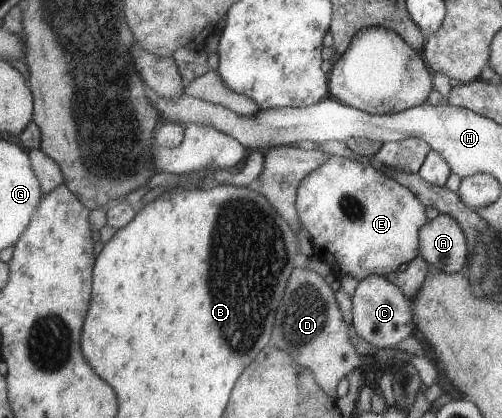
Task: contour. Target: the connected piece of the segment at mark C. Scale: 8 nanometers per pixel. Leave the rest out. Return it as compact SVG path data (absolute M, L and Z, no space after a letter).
M373 274L360 280L352 298L353 327L356 334L377 349L397 348L416 330L410 299L385 276Z

